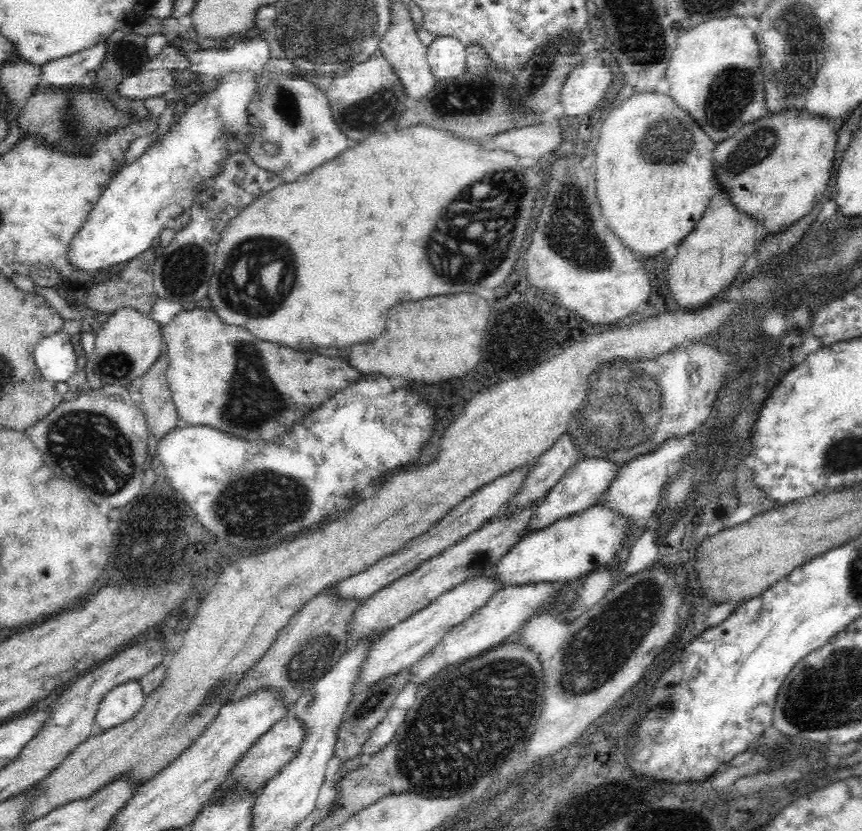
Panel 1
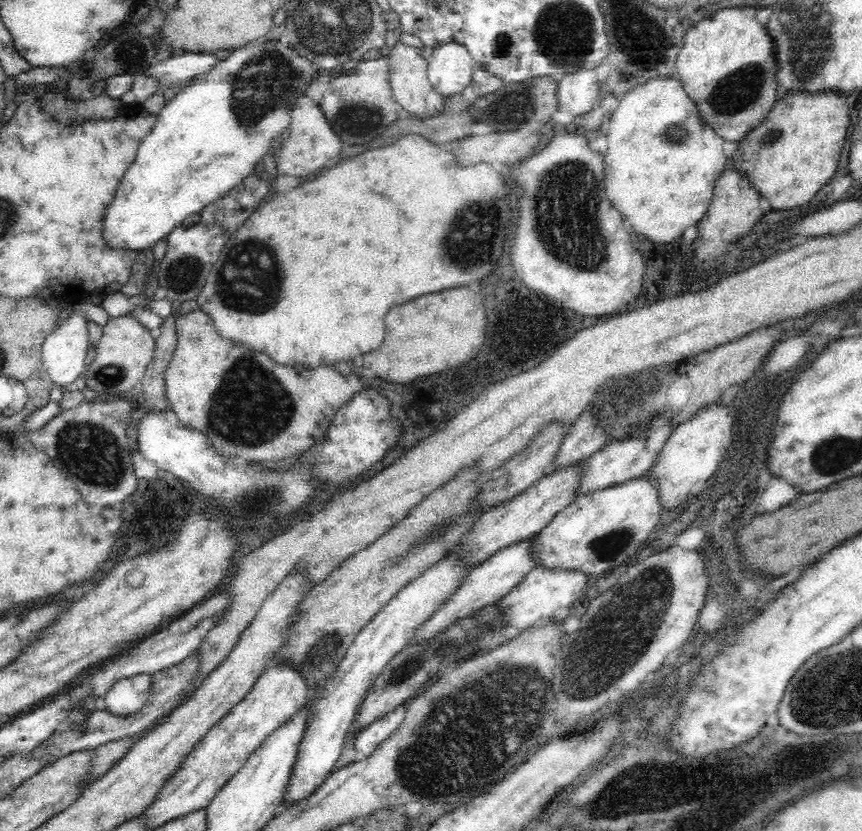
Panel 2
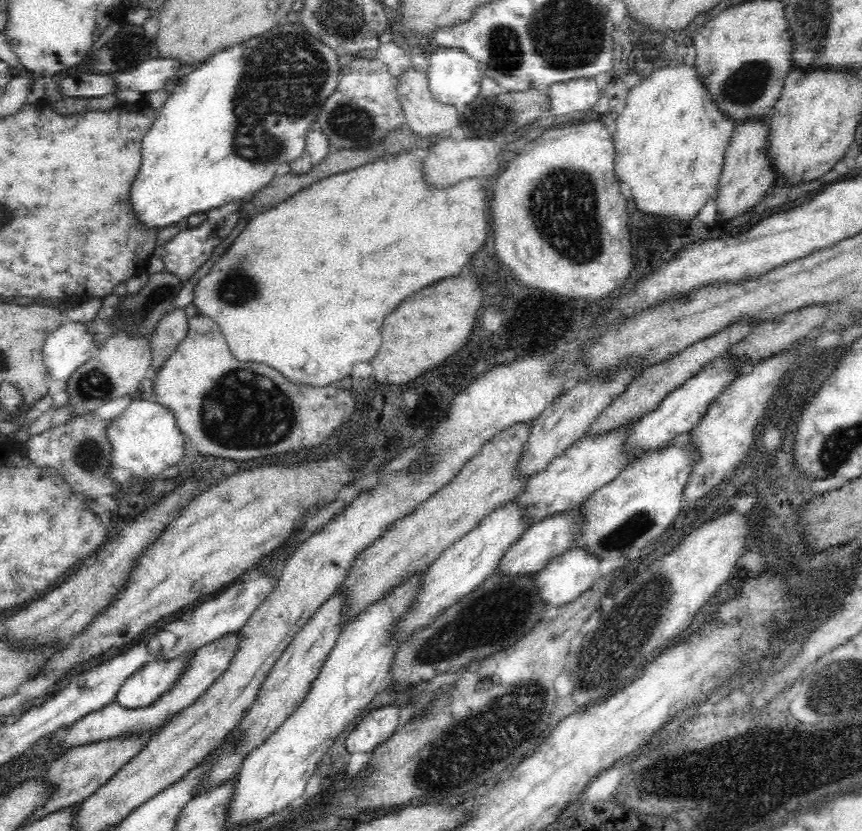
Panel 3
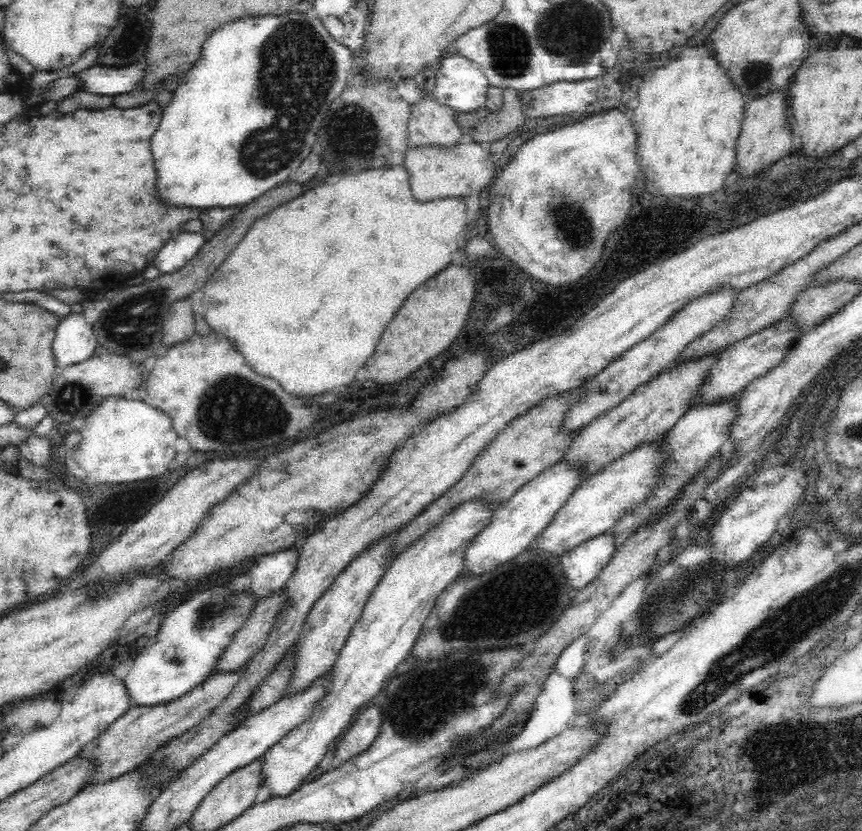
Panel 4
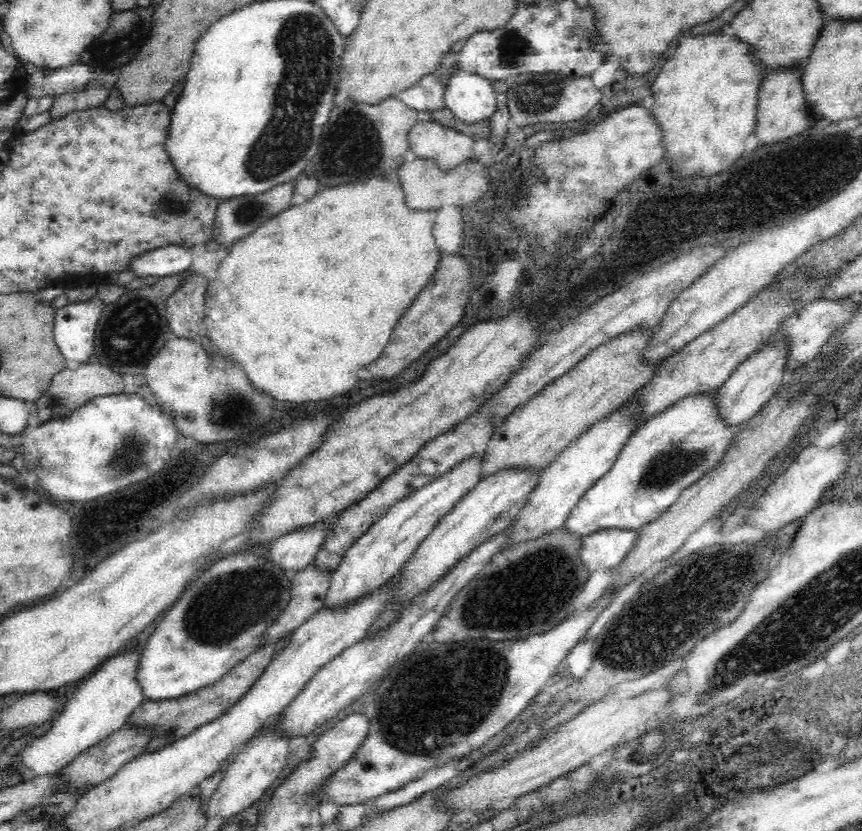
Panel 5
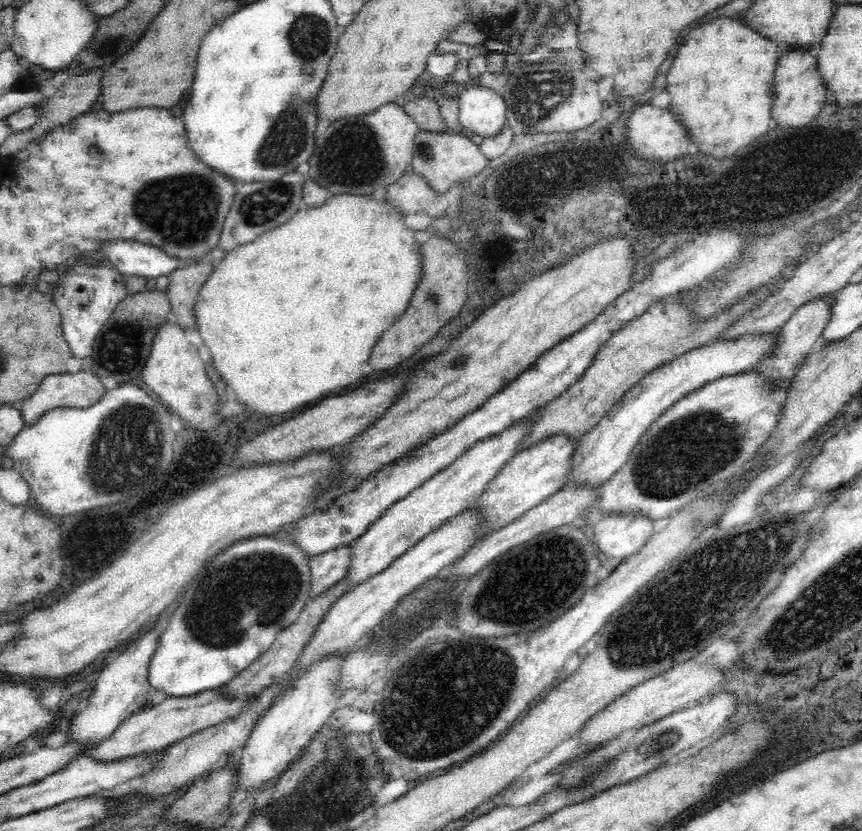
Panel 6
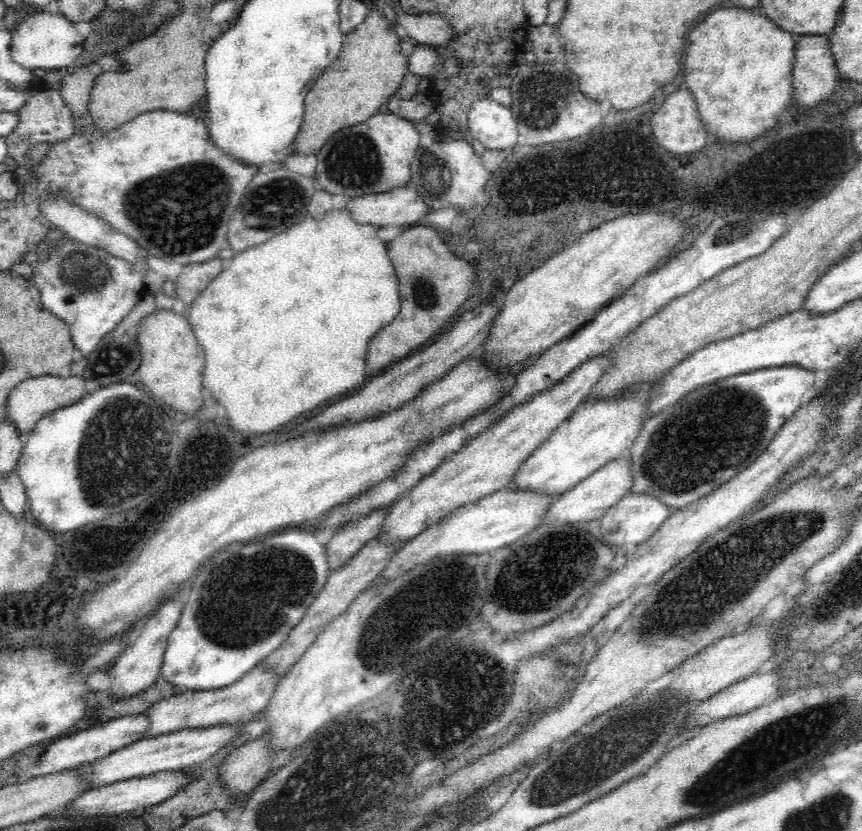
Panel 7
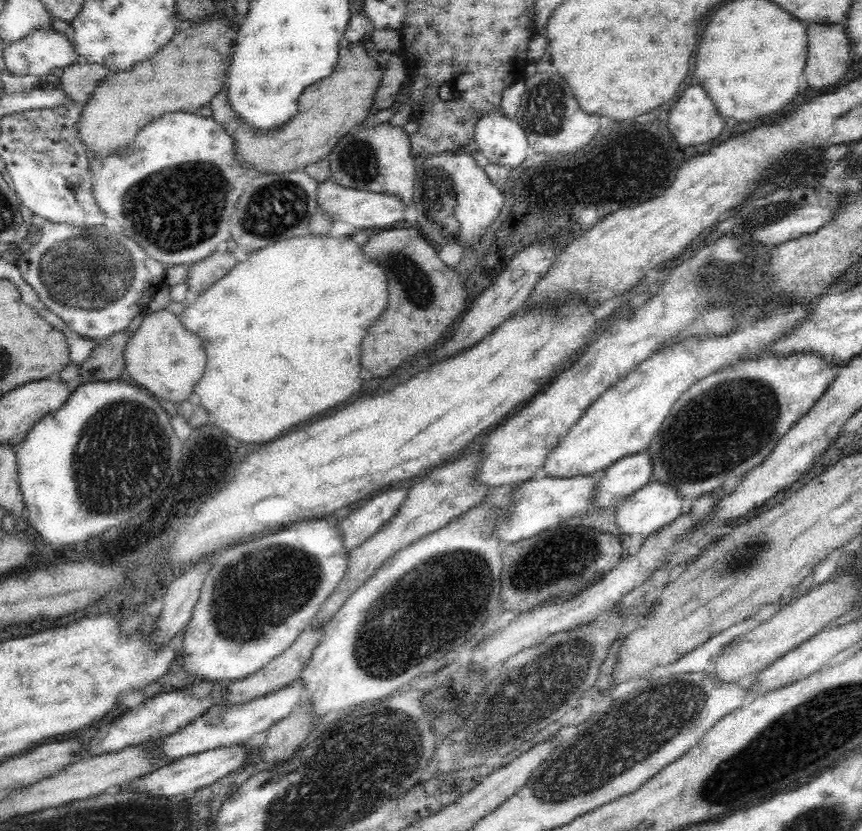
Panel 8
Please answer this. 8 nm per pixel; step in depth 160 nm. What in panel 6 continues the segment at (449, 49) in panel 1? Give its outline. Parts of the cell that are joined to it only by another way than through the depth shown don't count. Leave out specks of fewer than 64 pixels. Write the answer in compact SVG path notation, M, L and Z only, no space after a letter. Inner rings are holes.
M471 83L461 88L457 100L459 120L474 135L492 138L507 126L505 100L492 89Z

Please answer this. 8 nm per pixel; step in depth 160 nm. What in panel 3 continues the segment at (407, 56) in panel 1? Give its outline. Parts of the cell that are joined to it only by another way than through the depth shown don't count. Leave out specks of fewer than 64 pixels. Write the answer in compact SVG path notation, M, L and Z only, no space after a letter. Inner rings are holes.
M411 66L407 73L397 77L397 79L398 100L405 114L406 126L414 134L428 141L430 138L436 139L436 136L451 132L459 126L461 109L434 100L426 74L414 71Z

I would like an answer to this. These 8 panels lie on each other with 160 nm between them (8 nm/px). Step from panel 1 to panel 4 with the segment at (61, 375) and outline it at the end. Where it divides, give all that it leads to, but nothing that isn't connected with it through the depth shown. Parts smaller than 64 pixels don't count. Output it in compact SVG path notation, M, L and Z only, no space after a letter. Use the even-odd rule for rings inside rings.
M68 313L56 326L52 351L58 364L56 376L66 368L90 359L98 344L93 325L88 323L83 313Z

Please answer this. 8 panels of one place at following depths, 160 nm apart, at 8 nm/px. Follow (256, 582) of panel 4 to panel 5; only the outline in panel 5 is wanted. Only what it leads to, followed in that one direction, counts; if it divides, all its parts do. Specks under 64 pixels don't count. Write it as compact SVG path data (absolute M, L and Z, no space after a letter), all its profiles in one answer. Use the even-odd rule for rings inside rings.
M338 515L325 522L310 524L278 537L266 550L267 559L283 570L301 571L308 565L312 566L316 553L337 518Z

